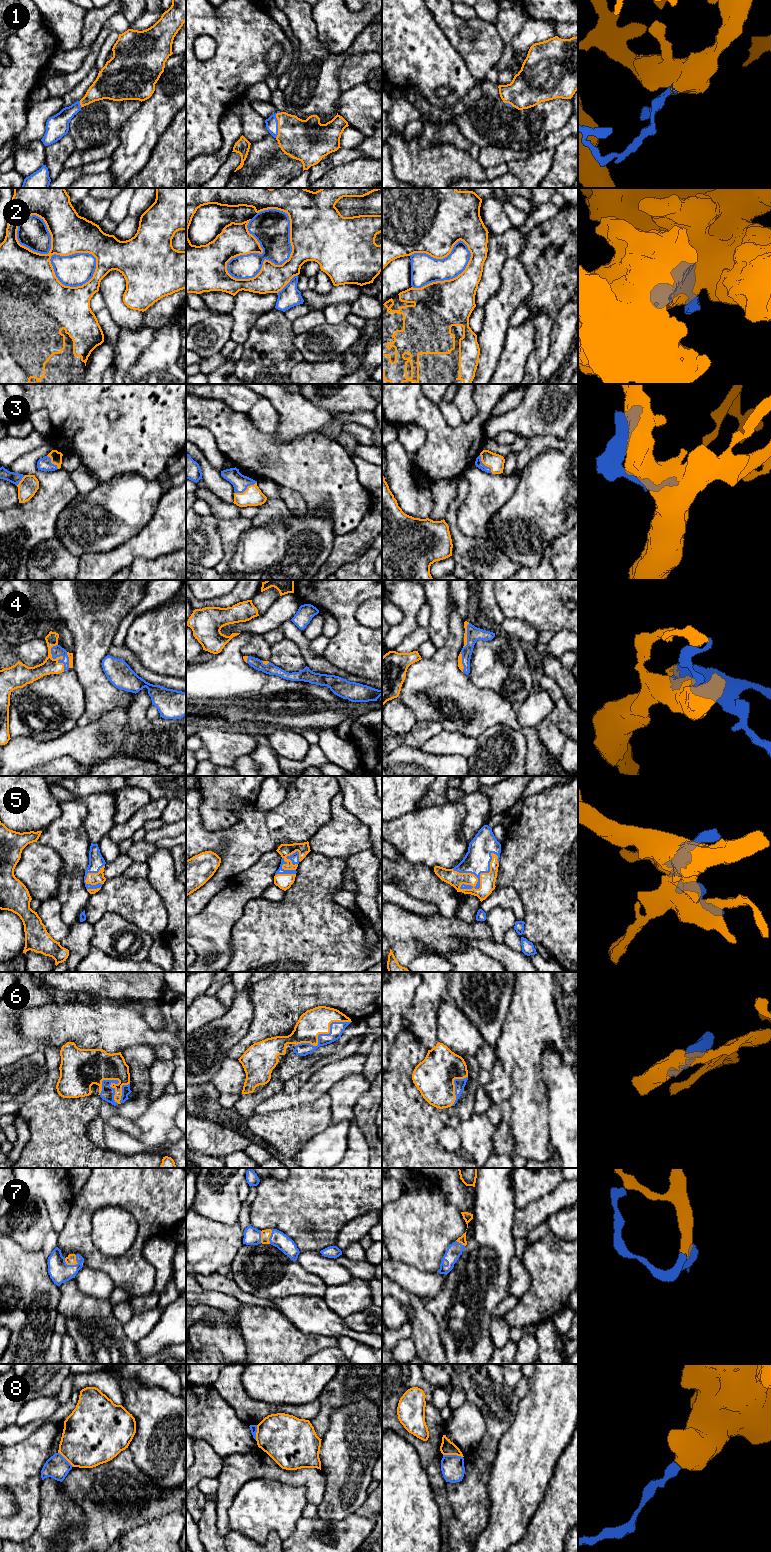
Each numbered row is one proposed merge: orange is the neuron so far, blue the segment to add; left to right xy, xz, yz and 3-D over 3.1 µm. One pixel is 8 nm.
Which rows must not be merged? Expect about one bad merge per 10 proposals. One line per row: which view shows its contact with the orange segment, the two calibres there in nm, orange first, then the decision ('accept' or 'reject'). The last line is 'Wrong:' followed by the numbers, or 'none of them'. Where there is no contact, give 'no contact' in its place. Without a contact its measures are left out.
1: xz | 340/100 nm | accept
2: xz | 220/260 nm | accept
3: xz | 160/130 nm | accept
4: xy | 130/90 nm | accept
5: yz | 130/220 nm | accept
6: xy | 300/110 nm | accept
7: xy | 80/170 nm | accept
8: yz | 120/190 nm | reject
Wrong: 8

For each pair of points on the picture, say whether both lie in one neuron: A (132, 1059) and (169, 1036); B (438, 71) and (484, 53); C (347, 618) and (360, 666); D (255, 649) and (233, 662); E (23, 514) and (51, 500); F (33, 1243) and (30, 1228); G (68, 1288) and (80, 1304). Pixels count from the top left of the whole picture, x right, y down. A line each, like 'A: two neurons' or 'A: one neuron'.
A: two neurons
B: two neurons
C: one neuron
D: two neurons
E: one neuron
F: one neuron
G: one neuron

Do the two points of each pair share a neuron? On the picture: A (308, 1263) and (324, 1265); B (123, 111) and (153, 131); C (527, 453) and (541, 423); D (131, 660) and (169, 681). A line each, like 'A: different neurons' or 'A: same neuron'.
A: same neuron
B: different neurons
C: different neurons
D: same neuron

